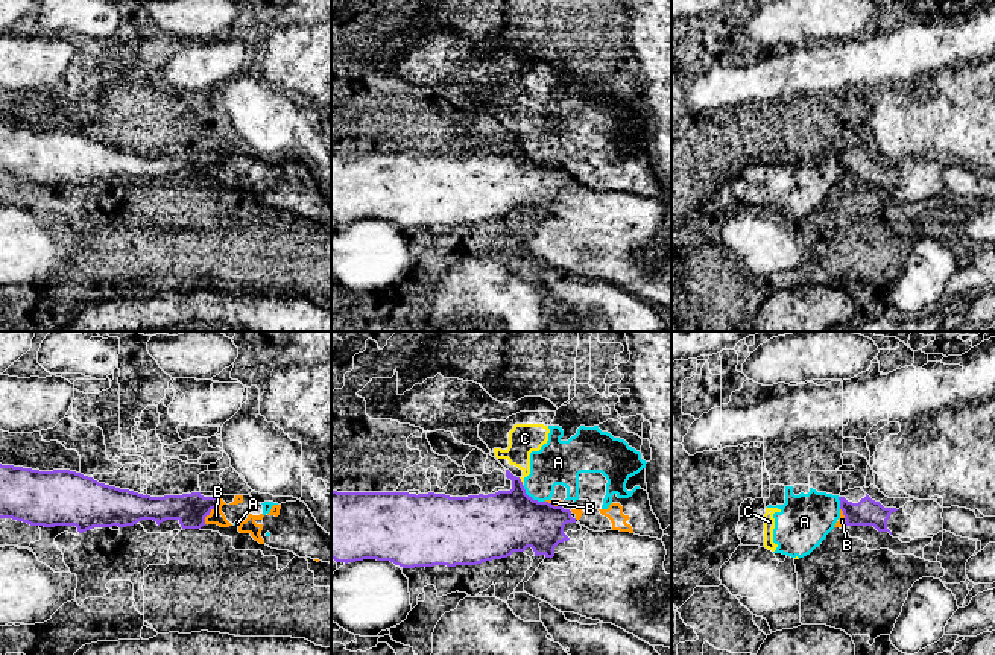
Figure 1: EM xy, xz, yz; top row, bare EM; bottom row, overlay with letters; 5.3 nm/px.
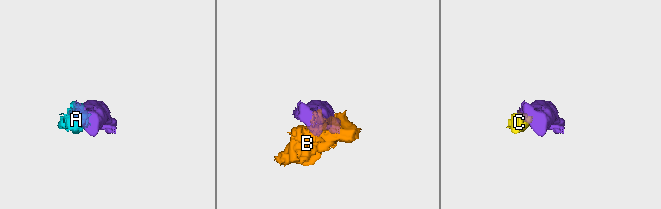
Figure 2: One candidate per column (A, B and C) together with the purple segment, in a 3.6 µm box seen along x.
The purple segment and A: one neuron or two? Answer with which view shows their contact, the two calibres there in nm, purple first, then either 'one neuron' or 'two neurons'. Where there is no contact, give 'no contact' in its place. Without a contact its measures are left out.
xz | 340/240 nm | two neurons

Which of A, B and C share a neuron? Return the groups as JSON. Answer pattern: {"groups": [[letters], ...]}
{"groups": [["A", "B", "C"]]}

